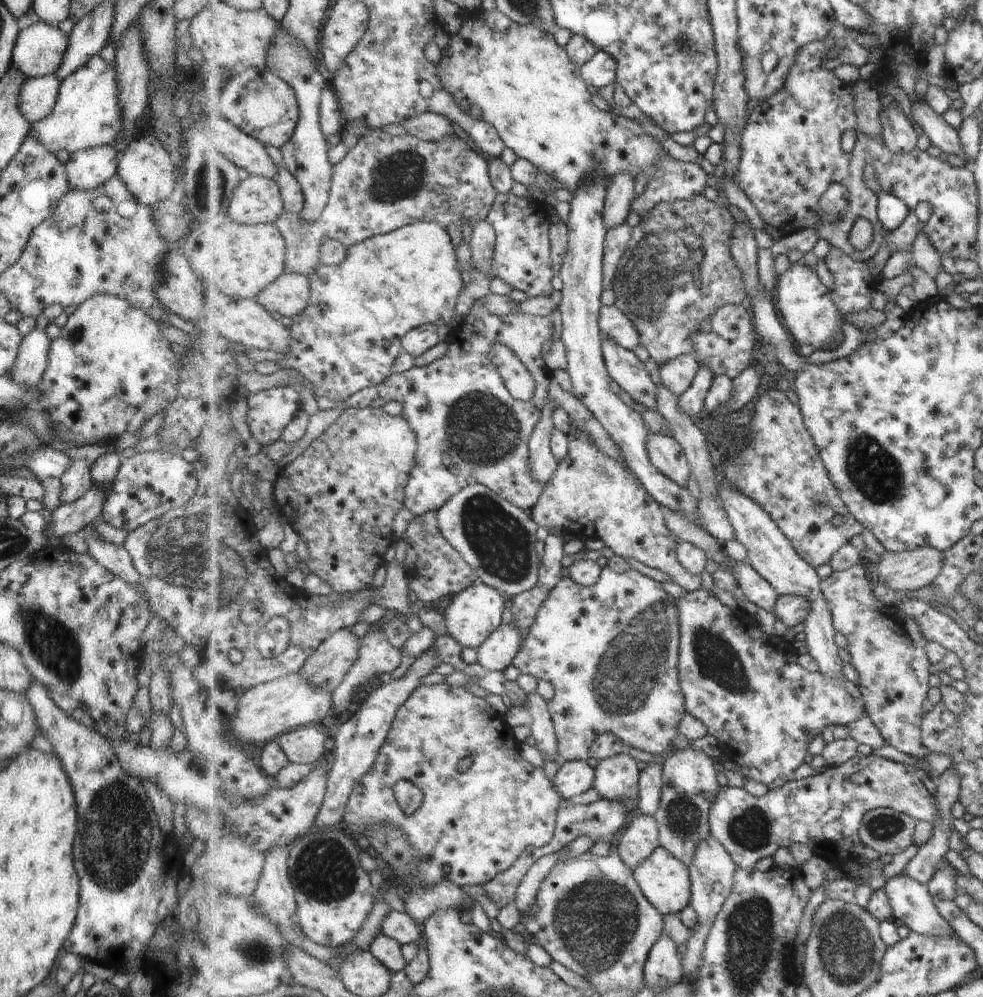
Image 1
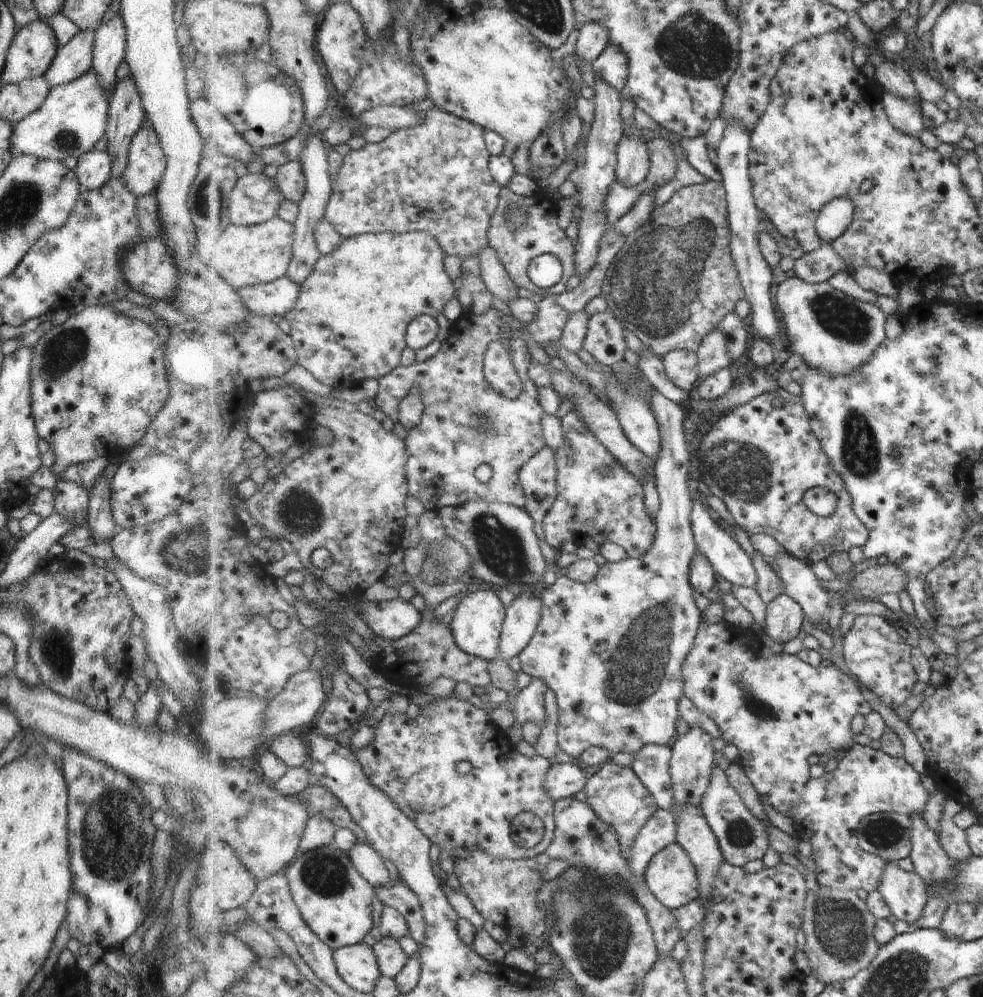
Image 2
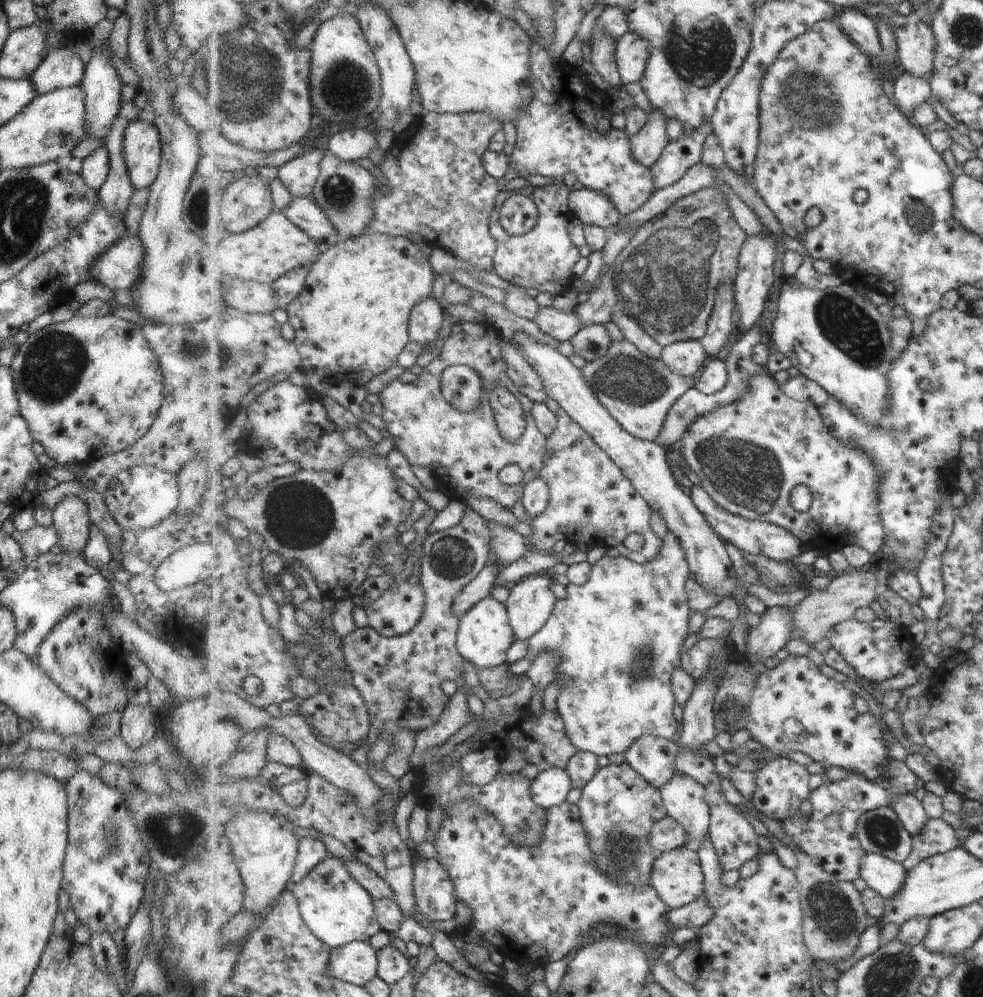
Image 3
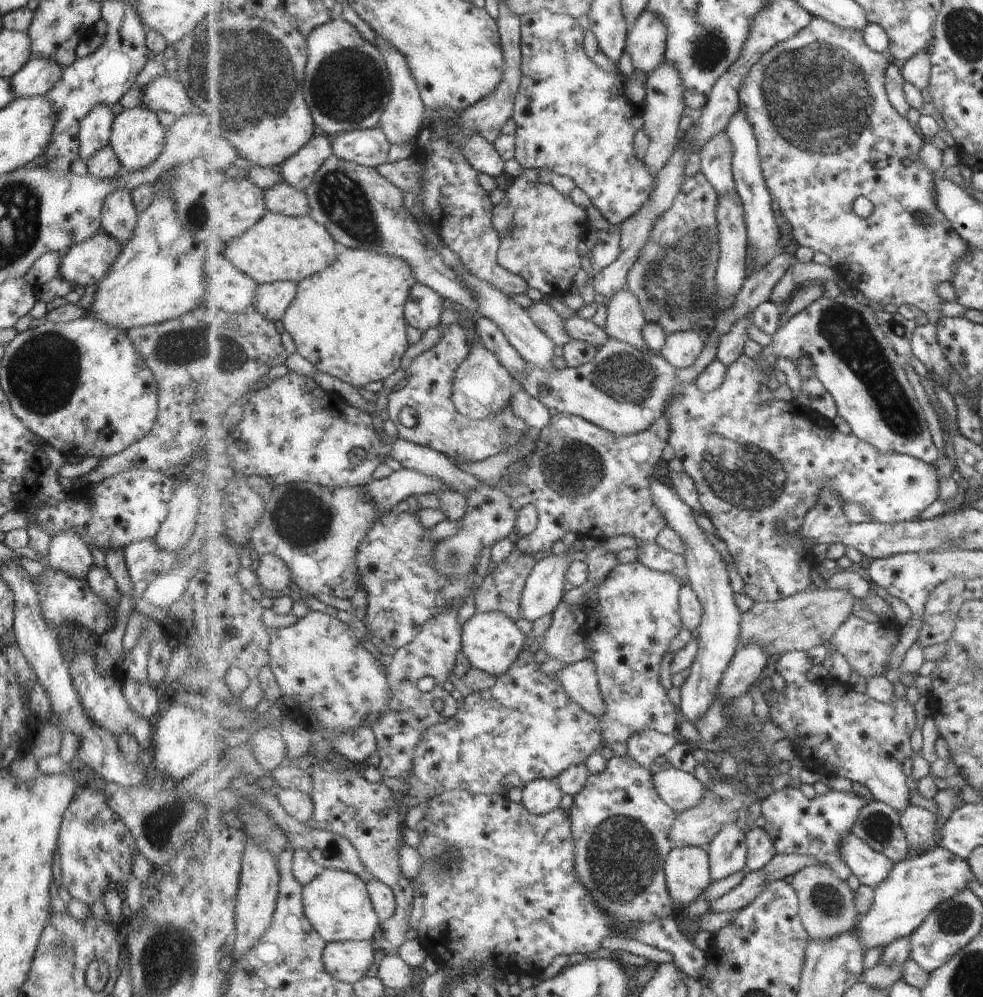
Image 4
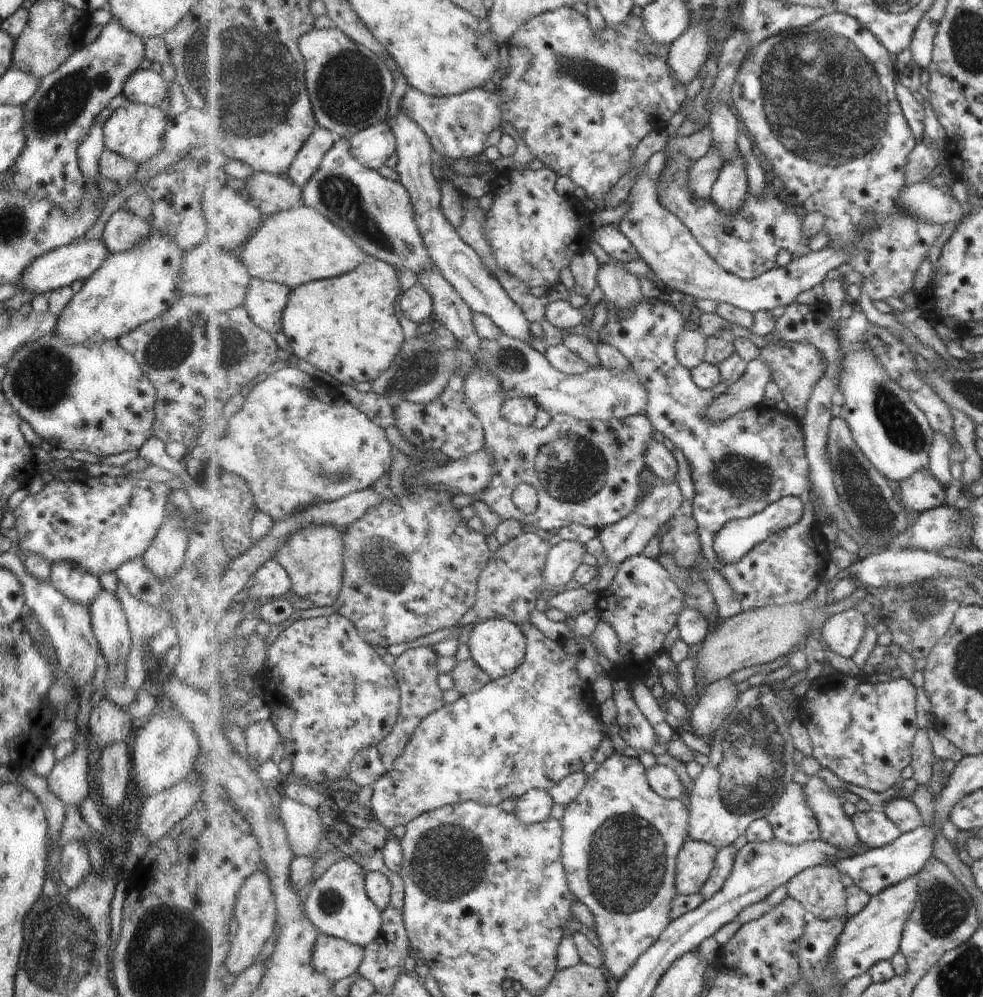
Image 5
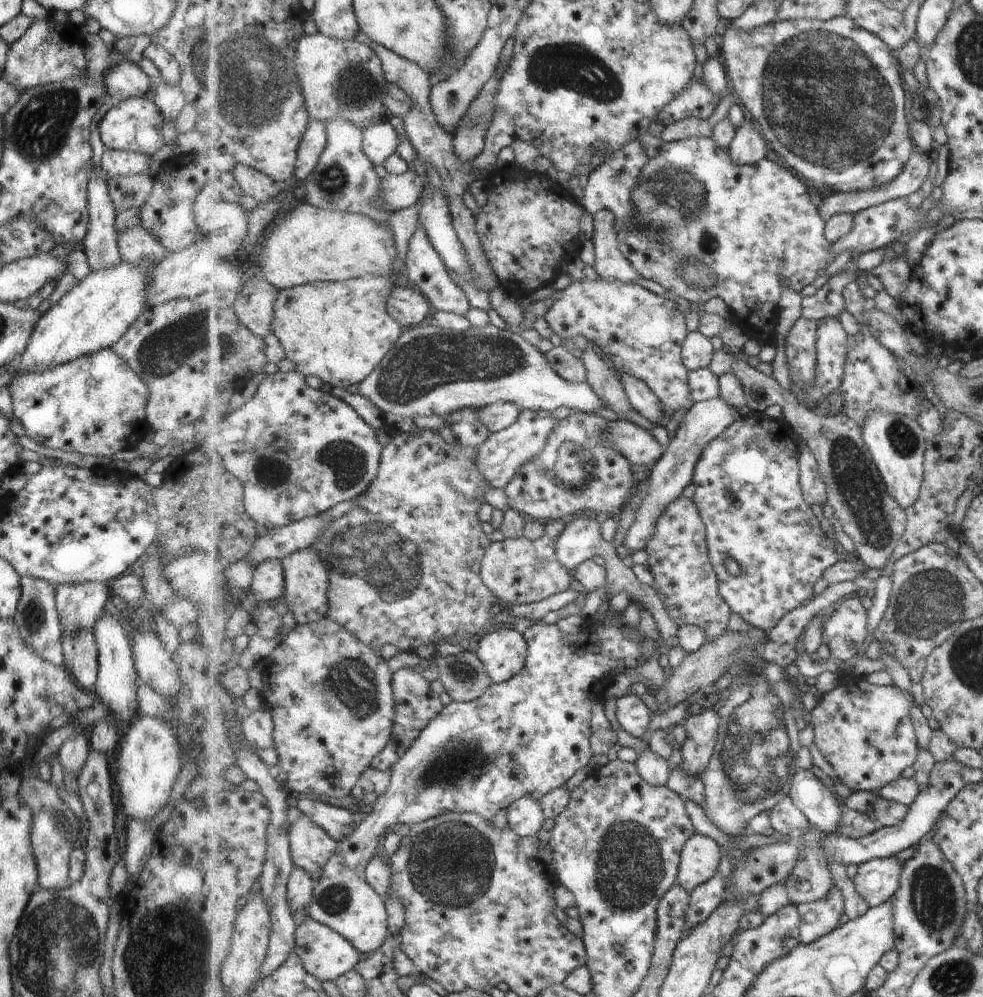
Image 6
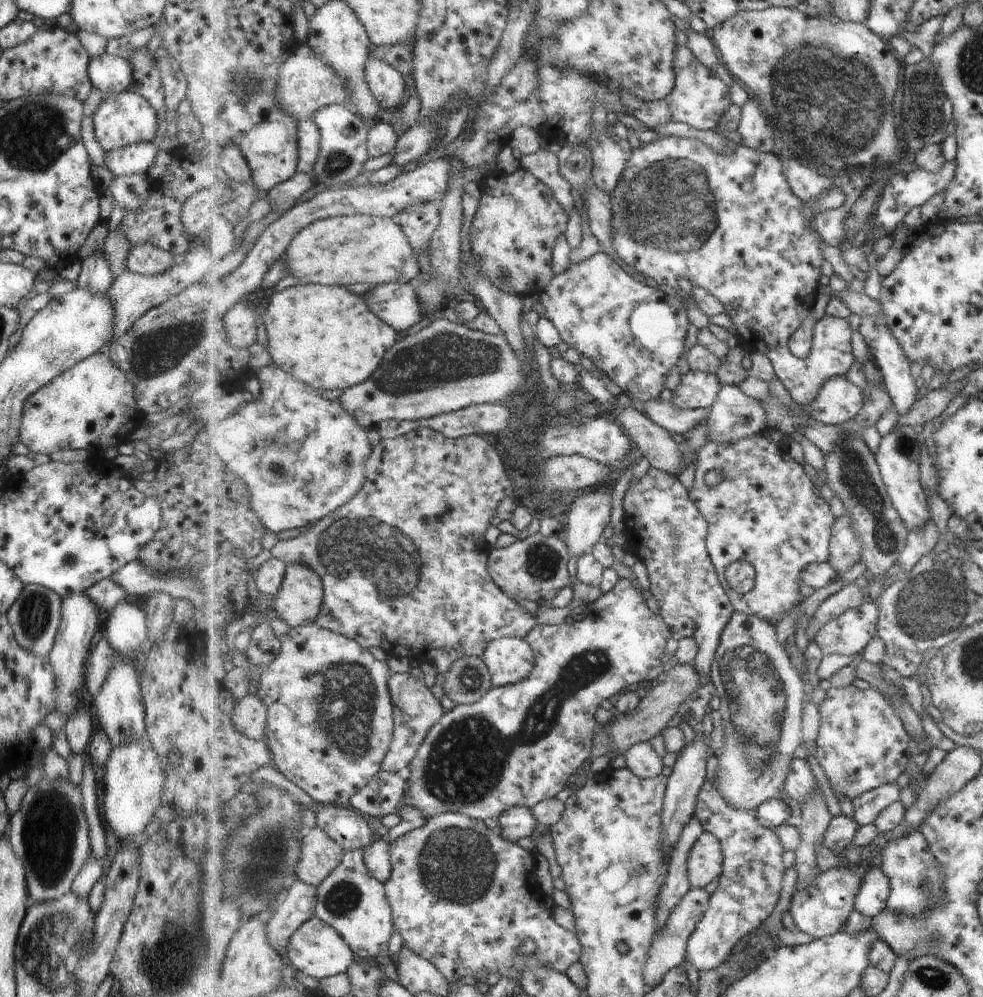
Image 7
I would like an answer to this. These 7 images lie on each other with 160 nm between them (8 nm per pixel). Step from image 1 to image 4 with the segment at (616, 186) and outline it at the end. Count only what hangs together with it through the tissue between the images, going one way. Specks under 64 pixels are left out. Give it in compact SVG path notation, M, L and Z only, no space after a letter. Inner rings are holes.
M664 61L648 79L646 102L643 109L646 133L649 135L647 154L642 161L652 173L658 173L671 160L671 156L680 144L681 116L685 112L686 88L681 71L671 62Z

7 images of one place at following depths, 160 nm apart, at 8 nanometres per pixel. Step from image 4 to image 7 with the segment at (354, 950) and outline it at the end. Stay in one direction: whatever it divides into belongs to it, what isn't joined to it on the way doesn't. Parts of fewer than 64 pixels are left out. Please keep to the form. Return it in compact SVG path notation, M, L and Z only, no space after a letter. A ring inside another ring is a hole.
M315 916L308 920L290 938L287 962L301 973L318 980L346 973L354 964L355 953L349 943L339 934L335 927L327 924L323 919Z

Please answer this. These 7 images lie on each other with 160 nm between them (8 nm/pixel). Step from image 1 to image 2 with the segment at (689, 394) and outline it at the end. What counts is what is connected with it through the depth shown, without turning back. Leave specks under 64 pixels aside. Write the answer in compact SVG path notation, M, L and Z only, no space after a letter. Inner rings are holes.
M719 327L705 338L701 348L696 353L699 364L698 384L709 376L713 376L715 372L731 367L731 354L729 354L729 346L725 342L727 342L727 338Z

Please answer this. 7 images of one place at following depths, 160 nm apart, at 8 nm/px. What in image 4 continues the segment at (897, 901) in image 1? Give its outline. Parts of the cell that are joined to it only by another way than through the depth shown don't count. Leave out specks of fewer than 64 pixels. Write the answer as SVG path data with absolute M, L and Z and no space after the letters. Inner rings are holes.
M851 832L840 844L842 857L863 885L875 888L885 881L895 866L890 858L873 850L862 838Z

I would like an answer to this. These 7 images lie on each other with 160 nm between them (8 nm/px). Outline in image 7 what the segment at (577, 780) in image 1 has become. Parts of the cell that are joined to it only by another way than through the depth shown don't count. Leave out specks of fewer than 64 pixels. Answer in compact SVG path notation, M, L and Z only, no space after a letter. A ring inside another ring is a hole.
M513 807L499 815L498 833L512 843L526 843L533 832L539 830L539 822L529 807Z

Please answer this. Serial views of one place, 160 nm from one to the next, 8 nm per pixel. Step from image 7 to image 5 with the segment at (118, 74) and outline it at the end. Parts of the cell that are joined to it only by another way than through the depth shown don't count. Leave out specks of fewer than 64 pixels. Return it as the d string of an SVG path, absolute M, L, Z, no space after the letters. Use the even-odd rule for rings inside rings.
M137 68L127 75L121 93L129 103L155 105L167 97L168 86L160 74Z

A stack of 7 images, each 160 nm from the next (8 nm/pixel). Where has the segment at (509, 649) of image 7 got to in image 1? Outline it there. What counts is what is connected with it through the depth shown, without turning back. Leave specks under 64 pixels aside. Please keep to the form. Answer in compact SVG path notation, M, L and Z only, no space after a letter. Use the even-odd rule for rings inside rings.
M472 584L453 597L452 602L444 610L443 618L447 634L451 635L462 647L478 648L502 624L503 612L508 604L508 597L496 588L481 584Z

